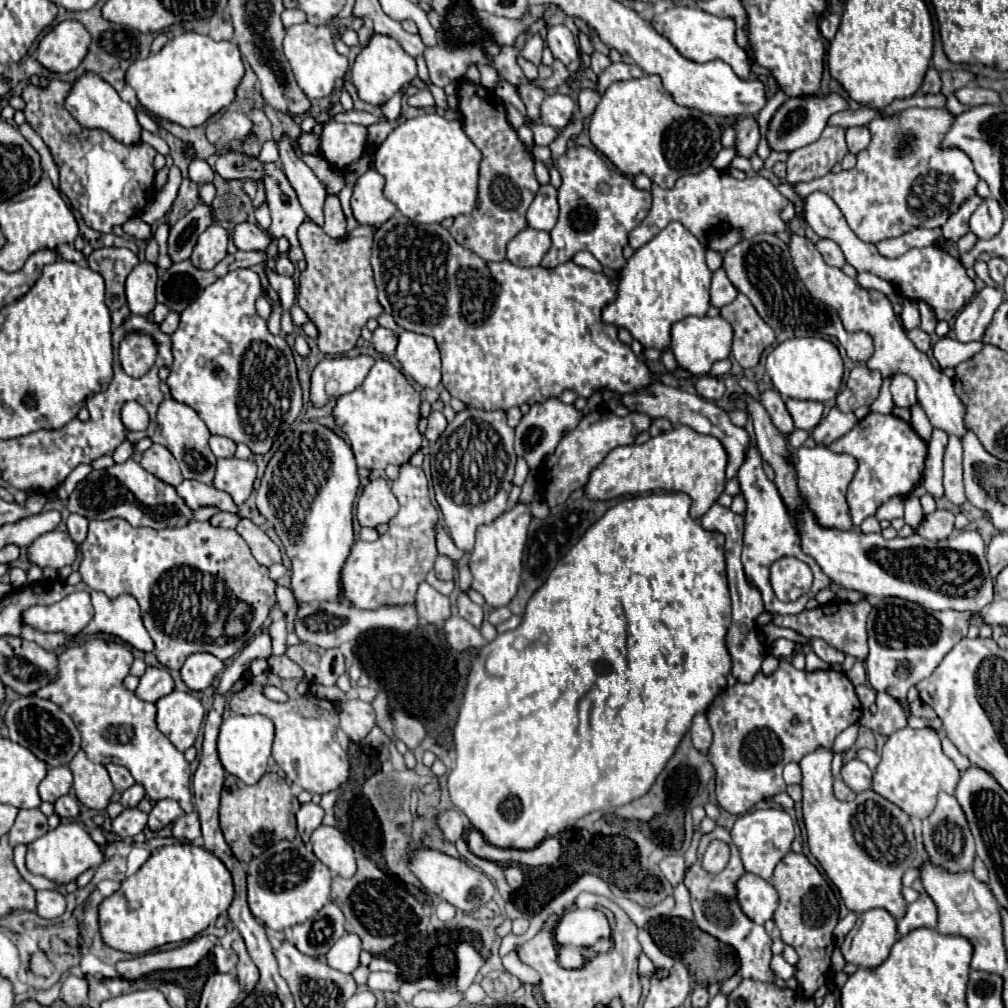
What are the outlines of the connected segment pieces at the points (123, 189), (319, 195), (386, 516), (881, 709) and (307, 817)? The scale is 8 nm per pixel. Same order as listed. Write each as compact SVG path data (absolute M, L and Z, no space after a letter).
M54 79L48 87L26 85L22 91L26 103L24 115L32 129L44 139L60 169L60 191L70 199L72 207L80 211L88 227L100 233L112 233L114 225L124 225L130 217L140 215L152 199L152 159L156 151L142 141L136 145L124 145L106 131L82 127L64 109L64 97L68 91L70 83L60 79Z
M282 137L278 143L280 151L280 161L284 165L284 173L294 187L298 201L316 225L324 225L324 201L326 201L326 189L320 183L320 179L314 175L314 171L300 159L300 155L294 151L292 143L288 137Z
M378 477L364 487L358 499L356 517L362 527L376 527L380 523L388 523L398 513L398 509L400 505L390 489L388 479Z
M878 693L876 695L876 705L878 711L871 713L863 710L859 720L860 725L864 725L874 733L882 733L882 735L892 735L894 731L906 727L906 713L900 705L900 701L888 693Z
M304 803L300 807L300 811L296 813L296 819L298 819L298 833L304 843L308 843L312 831L322 823L325 812L320 805L314 805L314 803Z

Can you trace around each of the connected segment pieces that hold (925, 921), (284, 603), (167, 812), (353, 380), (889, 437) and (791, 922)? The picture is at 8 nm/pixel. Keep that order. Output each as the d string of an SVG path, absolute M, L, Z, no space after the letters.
M920 893L920 897L906 907L904 917L898 919L898 933L906 935L914 927L936 927L938 911L930 895Z
M276 587L276 597L278 597L278 607L286 613L286 621L288 621L288 631L292 631L292 619L294 613L297 613L299 606L296 605L292 592L288 587Z
M162 799L162 801L158 801L158 803L152 807L152 811L150 811L150 815L148 815L148 829L150 829L150 831L160 831L162 827L166 827L166 825L170 825L174 819L178 819L182 813L184 813L184 811L182 811L182 807L178 805L178 801L174 801L174 799Z
M370 355L322 359L312 371L310 399L314 405L324 405L338 395L354 391L368 375L374 359Z
M868 413L858 425L848 431L842 439L830 445L836 453L852 455L858 461L858 471L848 487L848 507L854 525L860 525L866 517L874 515L876 509L894 495L906 497L922 477L926 445L920 441L910 423L882 413Z
M790 851L778 863L770 883L780 895L780 905L774 911L774 923L780 929L782 941L796 949L798 963L794 977L798 979L804 995L812 997L828 979L826 975L830 971L830 957L834 951L832 931L838 923L838 899L828 881L808 861L808 857L794 851Z

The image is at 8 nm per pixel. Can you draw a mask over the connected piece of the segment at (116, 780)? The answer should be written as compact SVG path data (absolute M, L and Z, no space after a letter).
M106 765L106 769L108 769L108 773L110 773L110 777L112 777L112 783L114 783L114 789L118 791L118 793L122 793L124 789L128 789L128 787L132 787L136 781L134 781L134 777L130 775L130 771L126 769L126 767L120 767L120 765Z

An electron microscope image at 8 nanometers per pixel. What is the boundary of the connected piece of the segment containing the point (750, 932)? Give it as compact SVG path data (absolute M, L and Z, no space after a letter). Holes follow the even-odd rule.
M716 825L716 829L712 833L706 833L702 835L700 839L700 845L698 845L698 861L688 869L686 873L686 887L692 895L692 911L694 911L694 923L710 933L712 937L716 937L718 941L722 943L728 943L736 949L738 957L740 957L740 975L742 977L752 977L752 979L758 979L758 981L768 981L772 983L774 981L774 975L770 971L770 959L772 959L772 951L770 951L770 945L772 945L772 939L770 935L764 931L762 925L756 925L754 921L750 921L744 911L740 909L740 903L738 903L738 889L736 889L736 881L744 875L744 865L740 861L740 855L738 855L738 849L734 847L732 839L730 839L730 831L726 827L720 827ZM712 837L720 837L722 841L726 841L732 849L732 857L726 865L724 871L716 873L716 875L710 875L710 873L704 873L704 869L700 867L700 849L706 849L708 843L712 841Z

